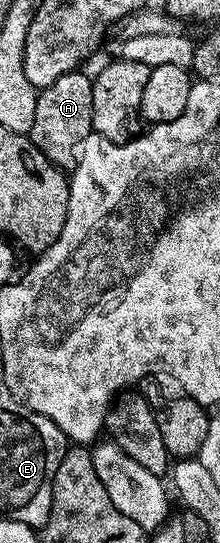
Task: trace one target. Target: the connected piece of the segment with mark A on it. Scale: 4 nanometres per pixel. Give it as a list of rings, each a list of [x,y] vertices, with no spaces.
[[[84,70],[68,71],[51,85],[40,88],[35,105],[35,121],[29,138],[58,169],[77,166],[79,148],[93,131],[93,81]]]

